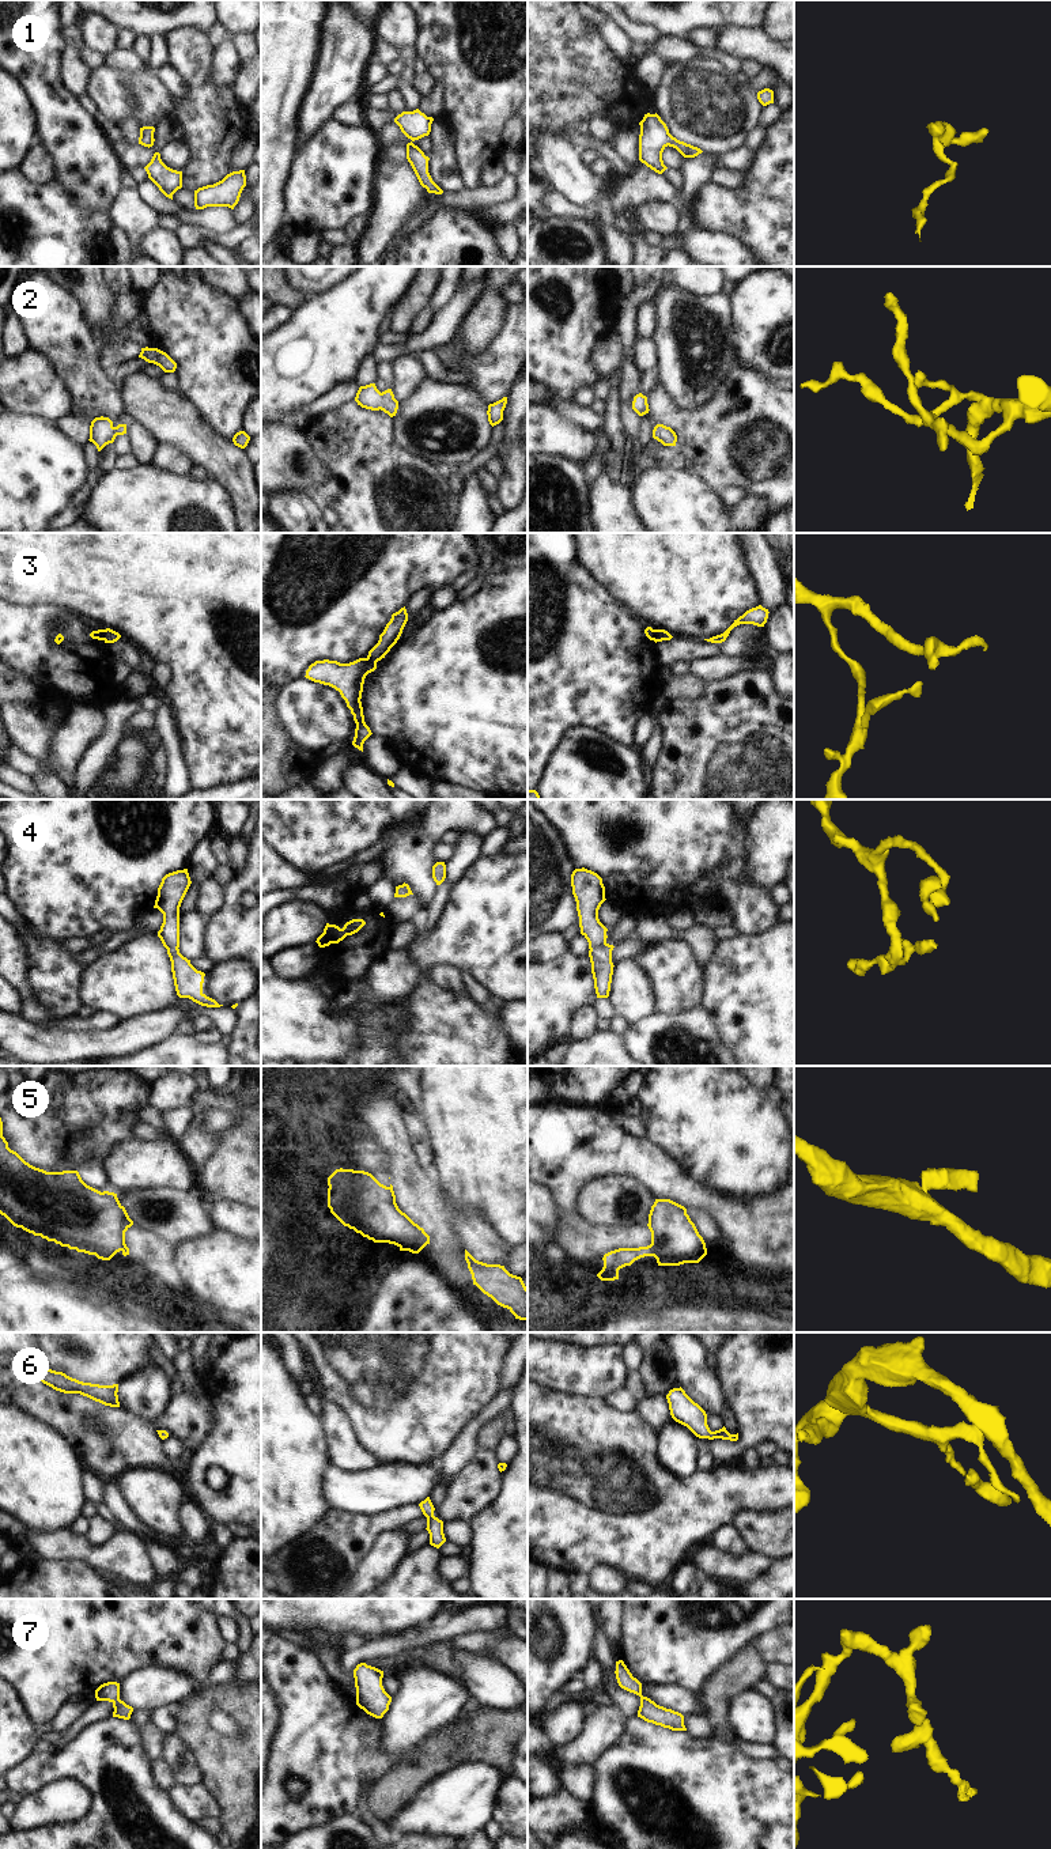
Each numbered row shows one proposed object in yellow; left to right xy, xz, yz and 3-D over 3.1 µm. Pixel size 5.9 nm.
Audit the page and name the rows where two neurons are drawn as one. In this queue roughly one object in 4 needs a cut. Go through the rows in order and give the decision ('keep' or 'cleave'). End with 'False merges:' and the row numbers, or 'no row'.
1: keep
2: keep
3: cleave
4: keep
5: cleave
6: keep
7: keep
False merges: 3, 5

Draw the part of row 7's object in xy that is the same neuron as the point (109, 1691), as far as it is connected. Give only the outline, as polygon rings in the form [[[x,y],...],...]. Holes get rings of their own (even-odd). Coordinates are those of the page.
[[[107,1682],[101,1684],[95,1690],[95,1698],[97,1701],[109,1701],[113,1704],[114,1708],[113,1717],[118,1717],[124,1720],[131,1718],[133,1708],[120,1699],[120,1683]]]

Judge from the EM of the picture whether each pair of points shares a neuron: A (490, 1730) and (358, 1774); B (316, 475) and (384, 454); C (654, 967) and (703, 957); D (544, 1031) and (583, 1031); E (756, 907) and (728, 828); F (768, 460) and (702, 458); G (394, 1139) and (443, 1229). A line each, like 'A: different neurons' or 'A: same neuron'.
A: different neurons
B: different neurons
C: different neurons
D: different neurons
E: same neuron
F: same neuron
G: same neuron

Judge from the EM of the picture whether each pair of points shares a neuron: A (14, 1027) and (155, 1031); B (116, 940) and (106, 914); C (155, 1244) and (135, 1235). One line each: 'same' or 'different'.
A: same
B: different
C: same

